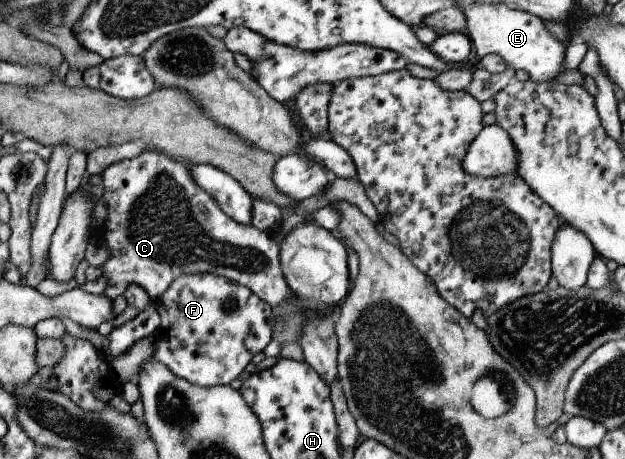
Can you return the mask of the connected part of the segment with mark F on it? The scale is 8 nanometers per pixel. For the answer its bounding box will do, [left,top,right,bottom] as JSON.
[153,274,272,386]

